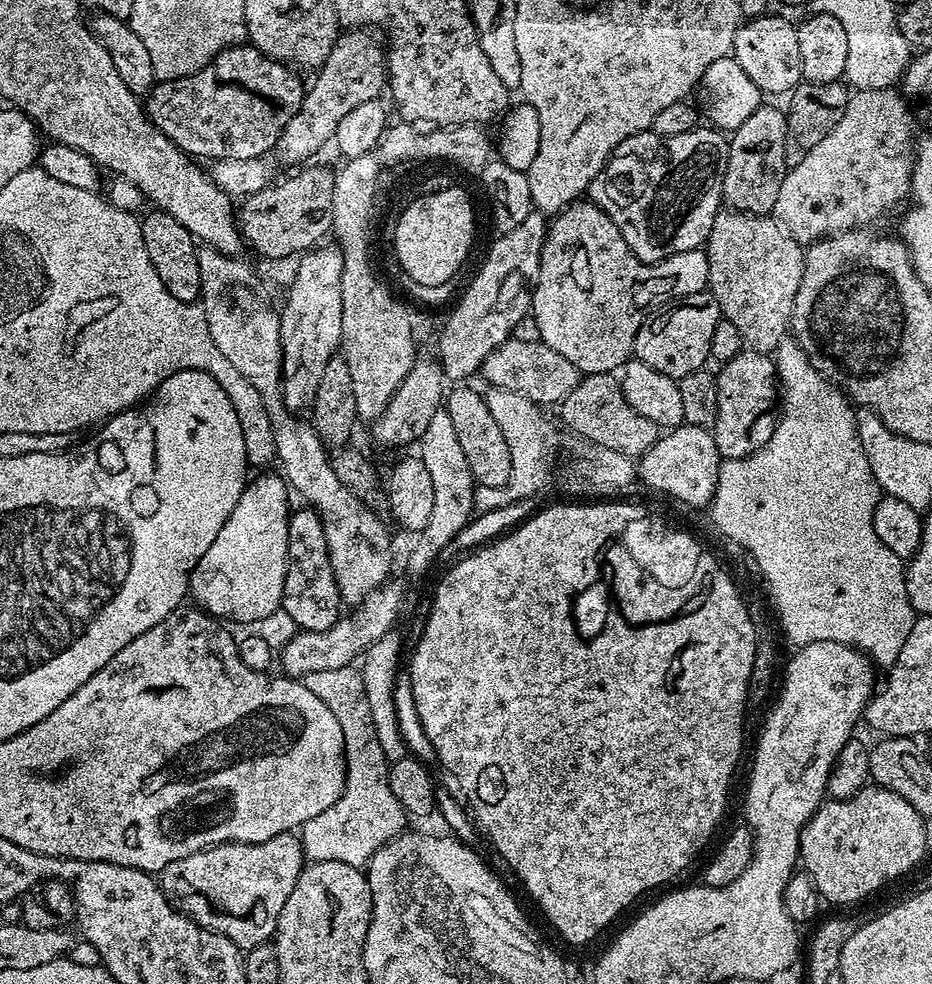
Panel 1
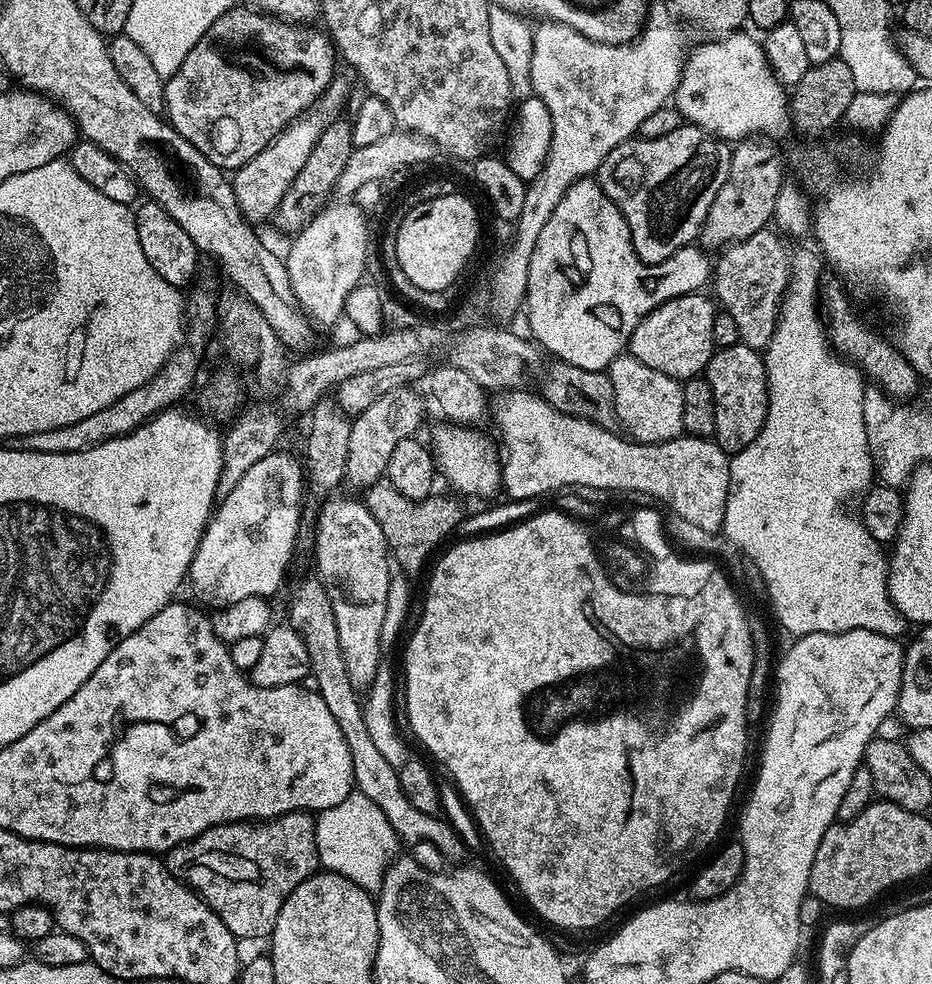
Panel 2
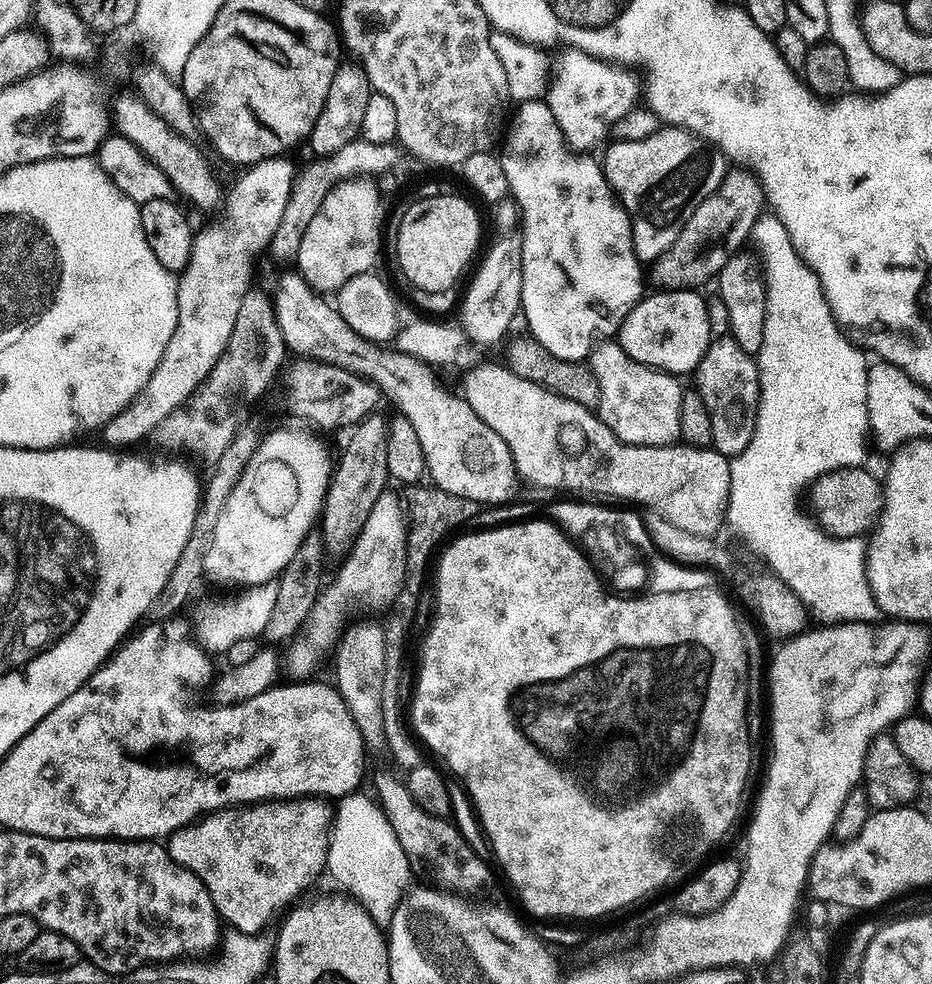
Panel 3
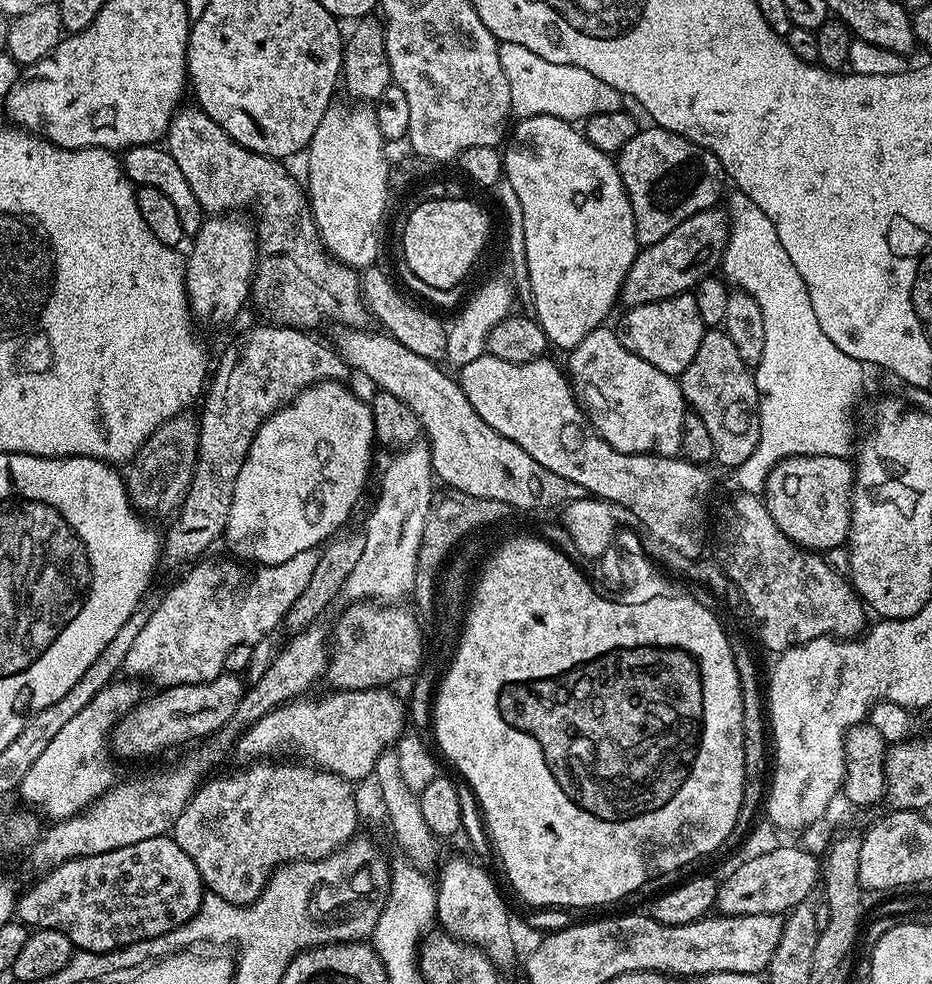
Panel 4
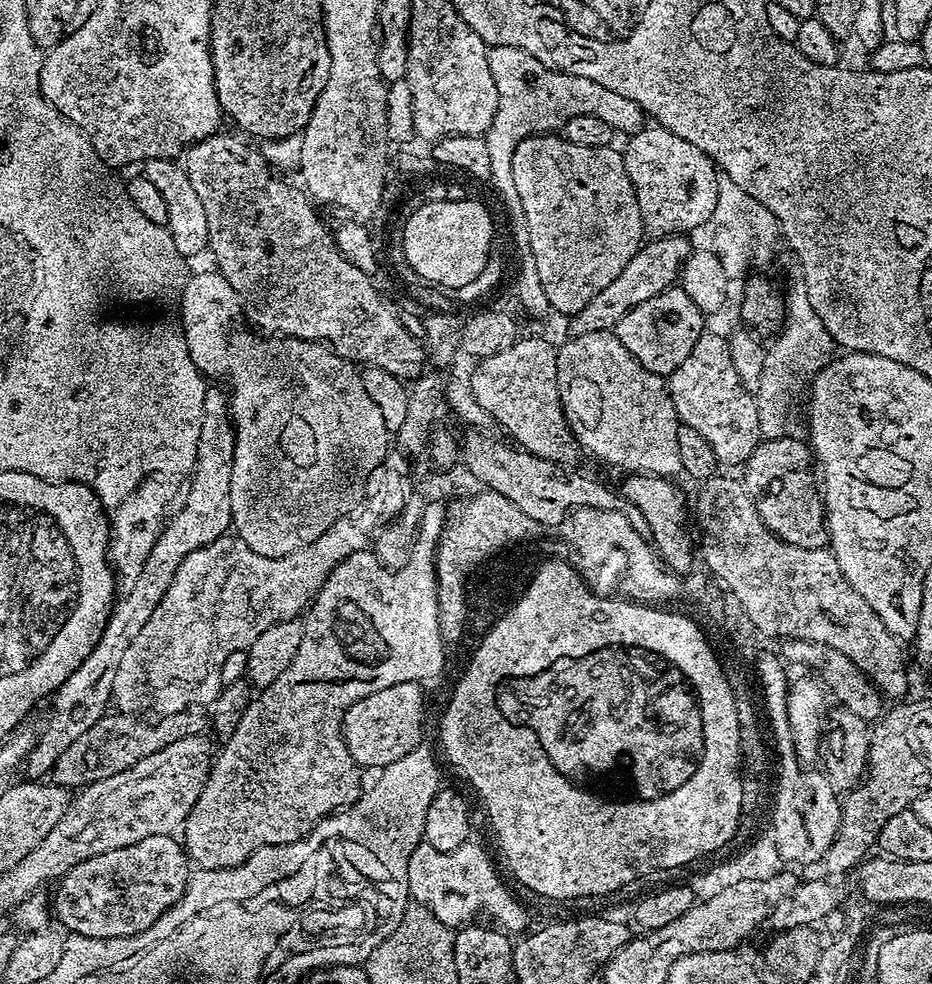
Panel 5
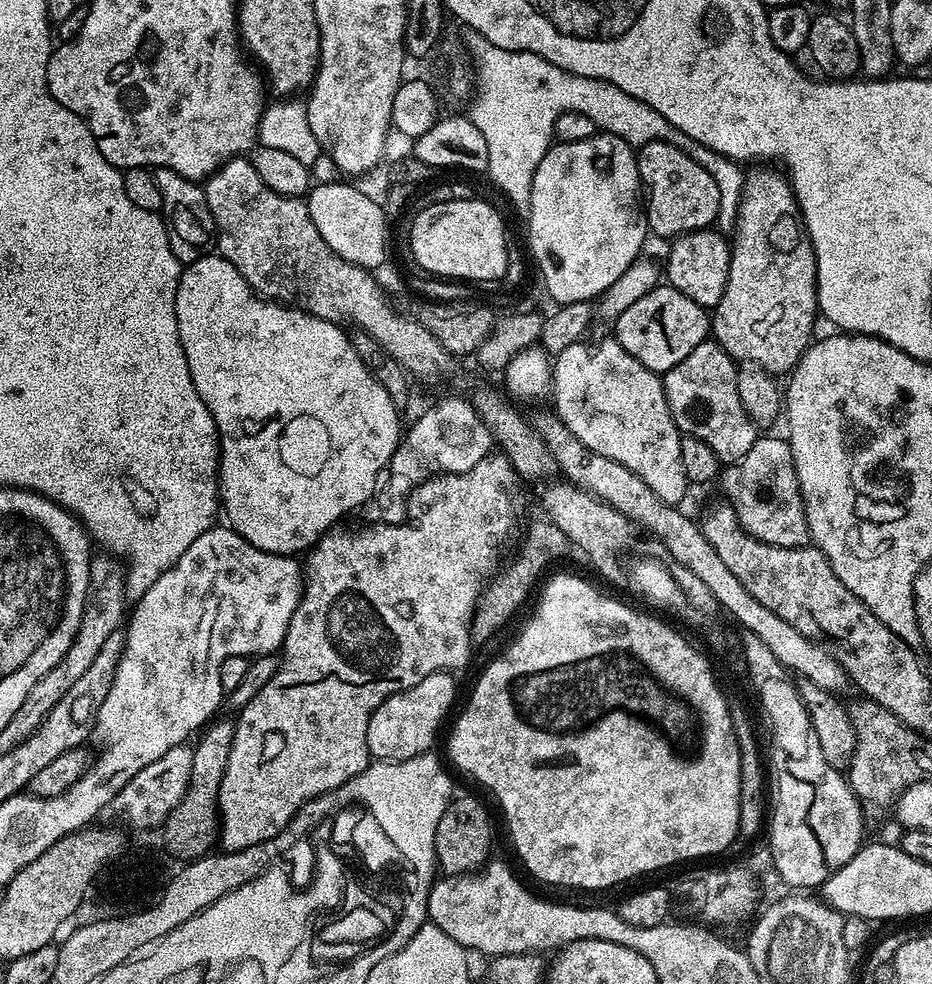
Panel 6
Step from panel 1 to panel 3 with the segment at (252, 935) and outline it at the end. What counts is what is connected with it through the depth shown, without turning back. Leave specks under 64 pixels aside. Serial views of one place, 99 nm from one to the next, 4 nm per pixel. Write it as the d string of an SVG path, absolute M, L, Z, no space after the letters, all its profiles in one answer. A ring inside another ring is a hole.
M302 796L299 798L273 799L263 802L253 803L251 806L227 806L219 811L207 813L187 824L184 828L179 828L167 837L166 847L170 858L174 858L174 862L178 862L186 870L190 870L198 879L204 883L206 890L210 894L210 898L216 907L216 915L220 917L225 925L231 926L239 933L258 932L272 918L279 908L286 904L291 905L299 892L304 892L316 880L316 875L319 872L325 871L328 862L328 836L332 833L332 821L334 819L334 808L327 799L317 798L314 796Z

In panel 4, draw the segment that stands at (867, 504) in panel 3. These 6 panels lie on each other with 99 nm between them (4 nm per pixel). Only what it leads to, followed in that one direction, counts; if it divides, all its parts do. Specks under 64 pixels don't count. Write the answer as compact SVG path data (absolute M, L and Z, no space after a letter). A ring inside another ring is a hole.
M788 456L770 470L764 483L762 499L770 510L780 532L786 534L797 548L817 554L831 553L834 548L844 548L852 525L852 482L854 468L842 456Z

